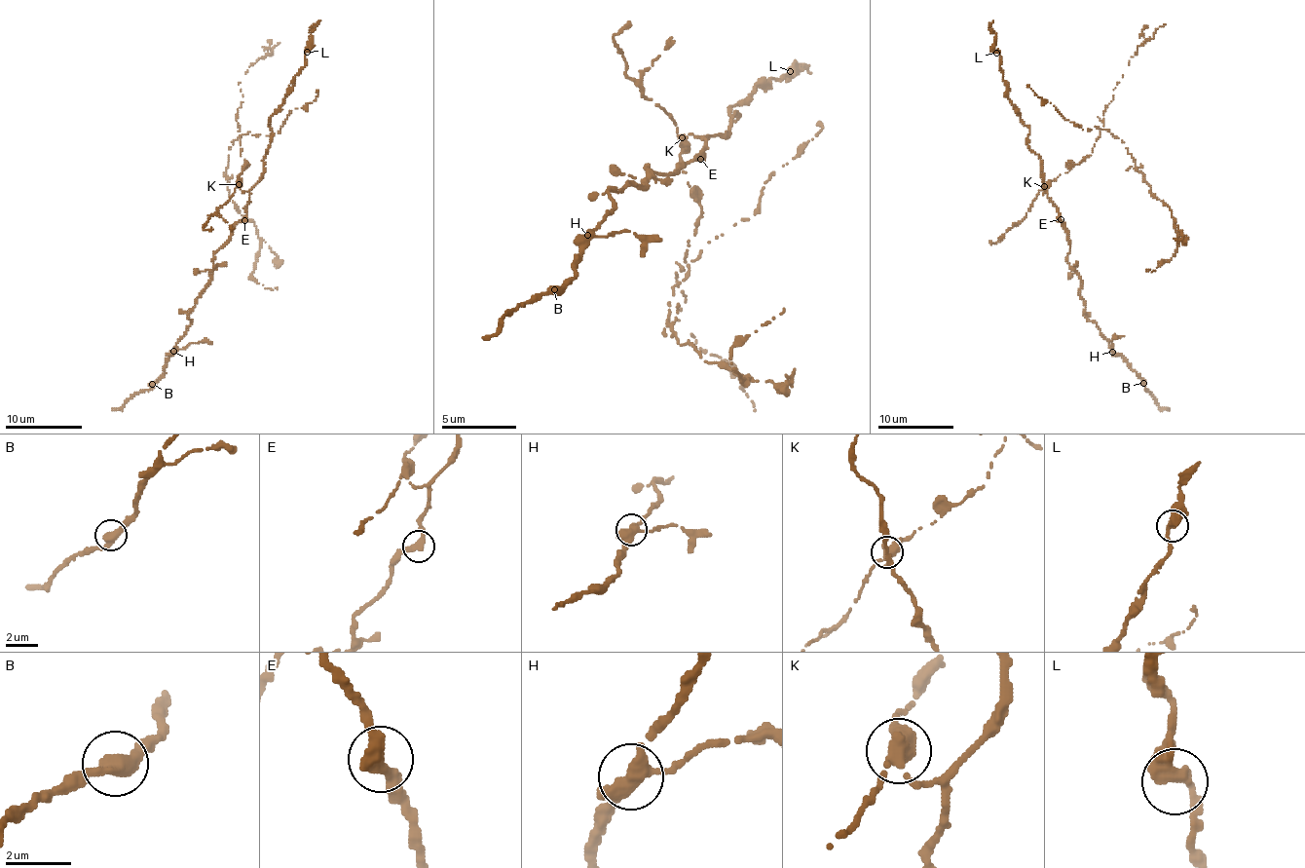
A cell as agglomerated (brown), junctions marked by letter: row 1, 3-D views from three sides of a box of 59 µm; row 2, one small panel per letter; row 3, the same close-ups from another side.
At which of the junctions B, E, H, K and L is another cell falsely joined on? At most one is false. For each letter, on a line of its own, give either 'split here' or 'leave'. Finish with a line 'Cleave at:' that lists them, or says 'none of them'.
B: leave
E: leave
H: leave
K: split here
L: leave
Cleave at: K

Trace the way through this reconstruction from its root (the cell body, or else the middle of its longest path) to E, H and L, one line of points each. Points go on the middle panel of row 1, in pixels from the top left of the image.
E: (681, 147), (682, 137), (689, 133), (705, 139), (706, 148), (700, 159)
H: (681, 147), (705, 139), (703, 158), (613, 189), (587, 235)
L: (681, 147), (689, 133), (726, 134), (728, 119), (737, 119), (731, 108), (790, 71)

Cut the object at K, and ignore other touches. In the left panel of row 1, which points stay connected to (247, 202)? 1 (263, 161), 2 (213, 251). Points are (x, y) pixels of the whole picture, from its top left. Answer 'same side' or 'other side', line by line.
1: same side
2: same side

